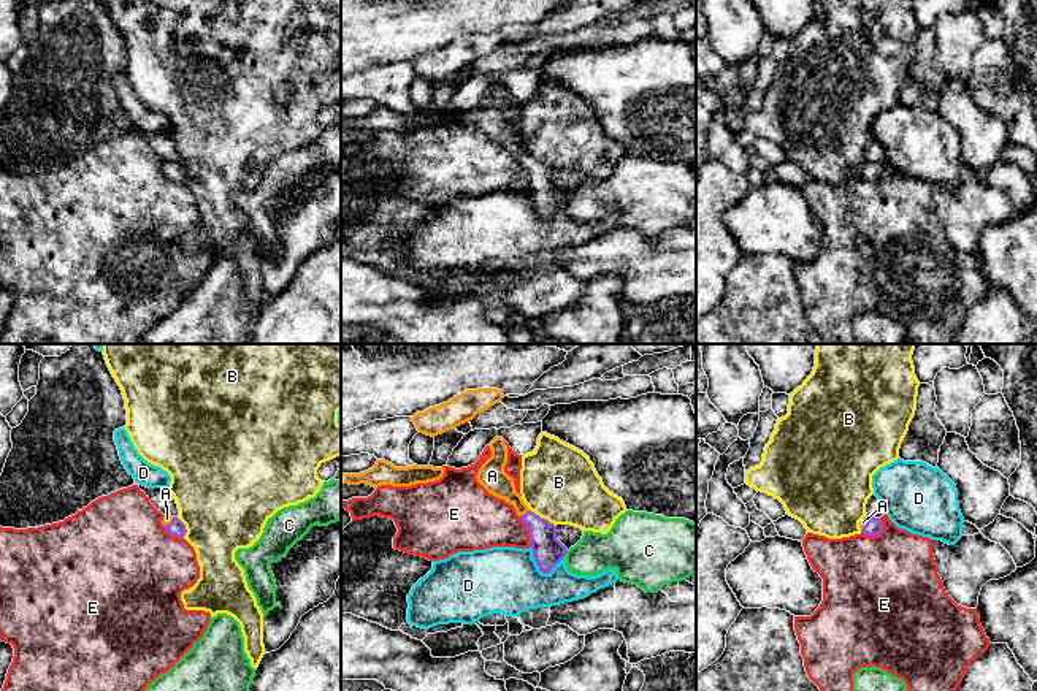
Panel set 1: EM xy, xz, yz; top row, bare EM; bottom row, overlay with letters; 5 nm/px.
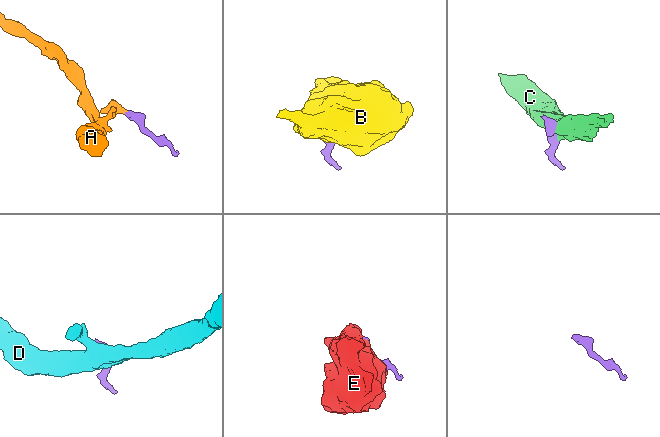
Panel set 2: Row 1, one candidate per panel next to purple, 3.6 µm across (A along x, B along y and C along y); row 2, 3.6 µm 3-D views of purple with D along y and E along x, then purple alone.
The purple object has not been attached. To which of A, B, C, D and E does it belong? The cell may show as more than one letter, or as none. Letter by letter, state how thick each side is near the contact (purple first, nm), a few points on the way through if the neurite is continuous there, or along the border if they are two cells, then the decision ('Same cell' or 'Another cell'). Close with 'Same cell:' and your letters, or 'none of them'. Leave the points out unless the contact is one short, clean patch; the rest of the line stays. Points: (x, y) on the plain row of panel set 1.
A: Thickness 160 nm (purple) against 140 nm. Path across: xz (547, 195), (541, 175), (525, 159), (492, 122). Same cell
B: Thickness 160 nm (purple) against 400 nm. Boundary: xz (530, 154), (555, 171). Another cell
C: Thickness 160 nm (purple) against 200 nm. Boundary: xz (568, 195), (565, 198). Another cell
D: Thickness 160 nm (purple) against 340 nm. Boundary: xz (530, 192), (531, 202), (543, 217), (549, 217), (565, 198). Another cell
E: Thickness 90 nm (purple) against 500 nm. Another cell
Same cell: A

